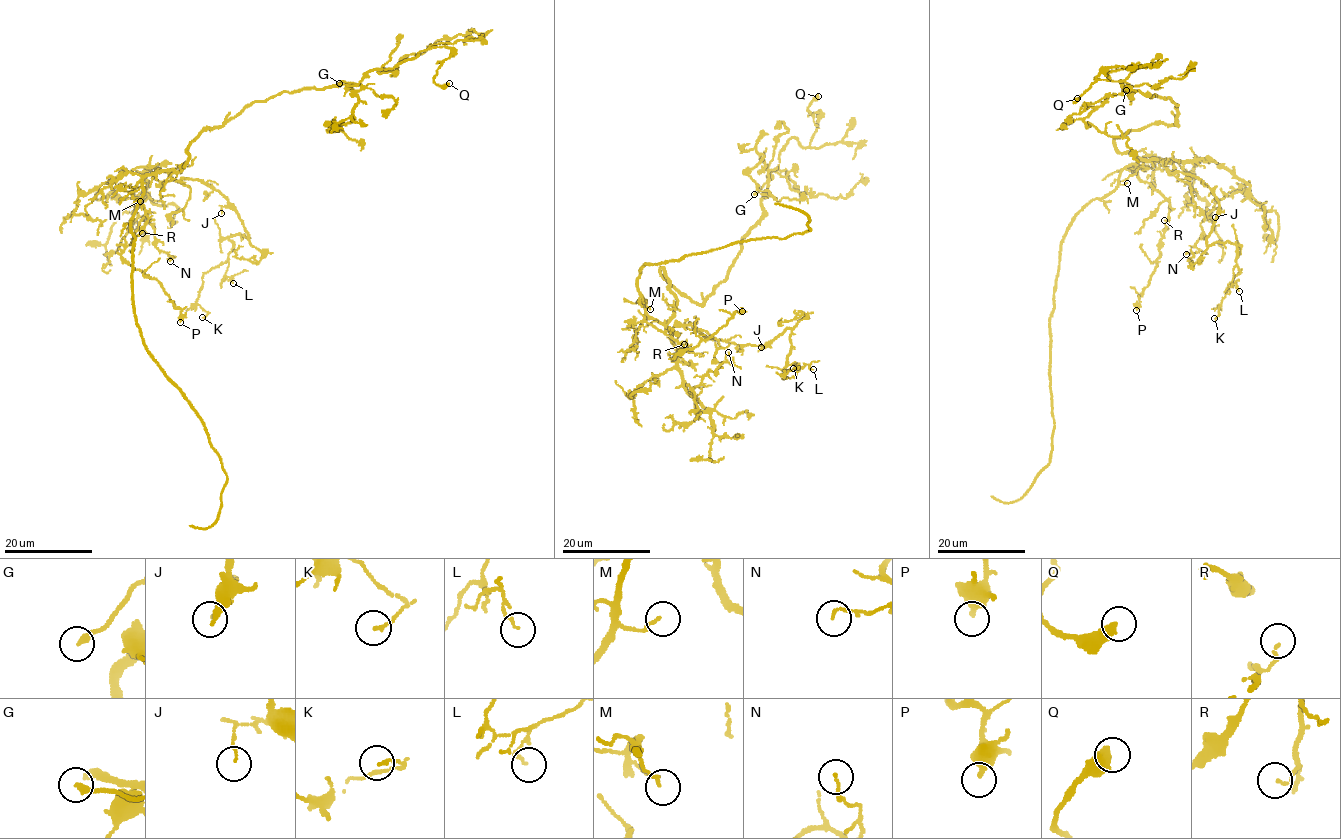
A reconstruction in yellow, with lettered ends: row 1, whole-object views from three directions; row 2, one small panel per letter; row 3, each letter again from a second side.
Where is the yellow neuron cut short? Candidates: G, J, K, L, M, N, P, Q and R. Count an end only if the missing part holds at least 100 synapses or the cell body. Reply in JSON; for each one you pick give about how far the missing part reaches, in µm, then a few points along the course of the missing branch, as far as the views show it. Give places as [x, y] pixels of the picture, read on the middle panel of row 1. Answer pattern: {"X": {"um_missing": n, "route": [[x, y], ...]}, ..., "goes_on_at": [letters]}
{"goes_on_at": []}

